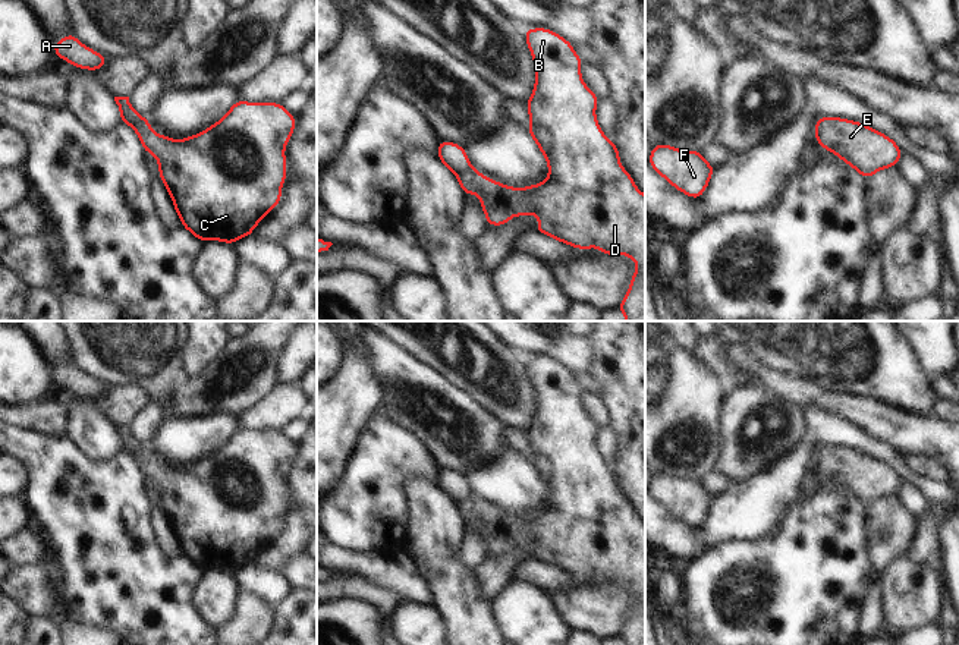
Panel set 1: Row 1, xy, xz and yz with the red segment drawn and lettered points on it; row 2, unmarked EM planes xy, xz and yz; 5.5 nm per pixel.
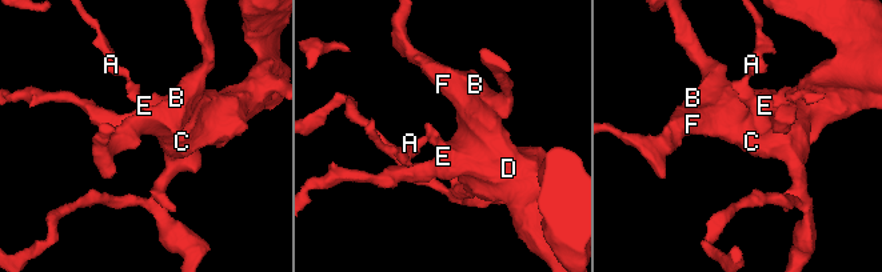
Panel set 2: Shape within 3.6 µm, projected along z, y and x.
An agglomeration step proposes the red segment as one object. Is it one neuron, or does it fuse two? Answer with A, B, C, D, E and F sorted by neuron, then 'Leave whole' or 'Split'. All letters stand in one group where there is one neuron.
Groups: A / B C D E F. Split

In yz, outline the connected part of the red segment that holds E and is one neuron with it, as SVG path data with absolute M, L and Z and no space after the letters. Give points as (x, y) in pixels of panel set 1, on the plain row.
M821 446L815 471L826 479L831 479L865 507L878 498L897 494L903 482L890 465L843 446Z

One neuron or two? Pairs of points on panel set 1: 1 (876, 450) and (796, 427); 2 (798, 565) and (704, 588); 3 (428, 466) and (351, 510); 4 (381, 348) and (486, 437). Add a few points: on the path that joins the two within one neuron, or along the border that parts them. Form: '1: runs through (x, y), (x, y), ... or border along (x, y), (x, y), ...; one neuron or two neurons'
1: border along (807, 408), (807, 430), (801, 440); two neurons
2: runs through (774, 563), (766, 554), (754, 554), (725, 566); one neuron
3: runs through (409, 466), (403, 466), (370, 497); one neuron
4: runs through (409, 376), (415, 381), (437, 387), (468, 411); one neuron

